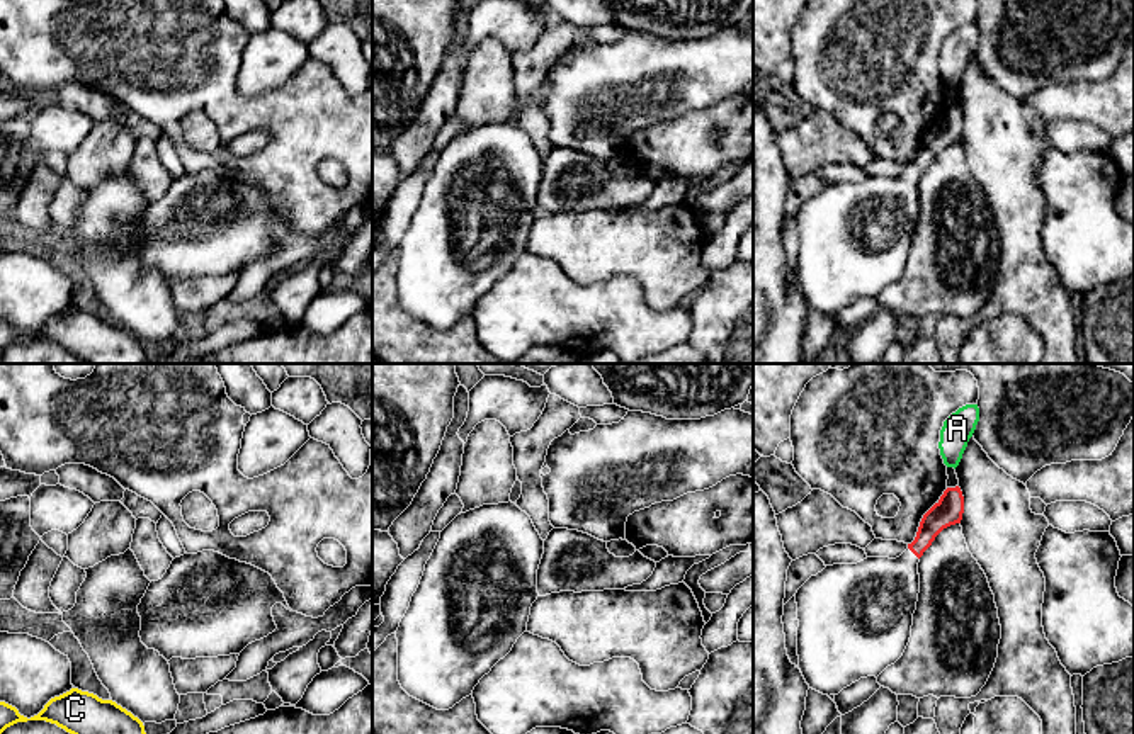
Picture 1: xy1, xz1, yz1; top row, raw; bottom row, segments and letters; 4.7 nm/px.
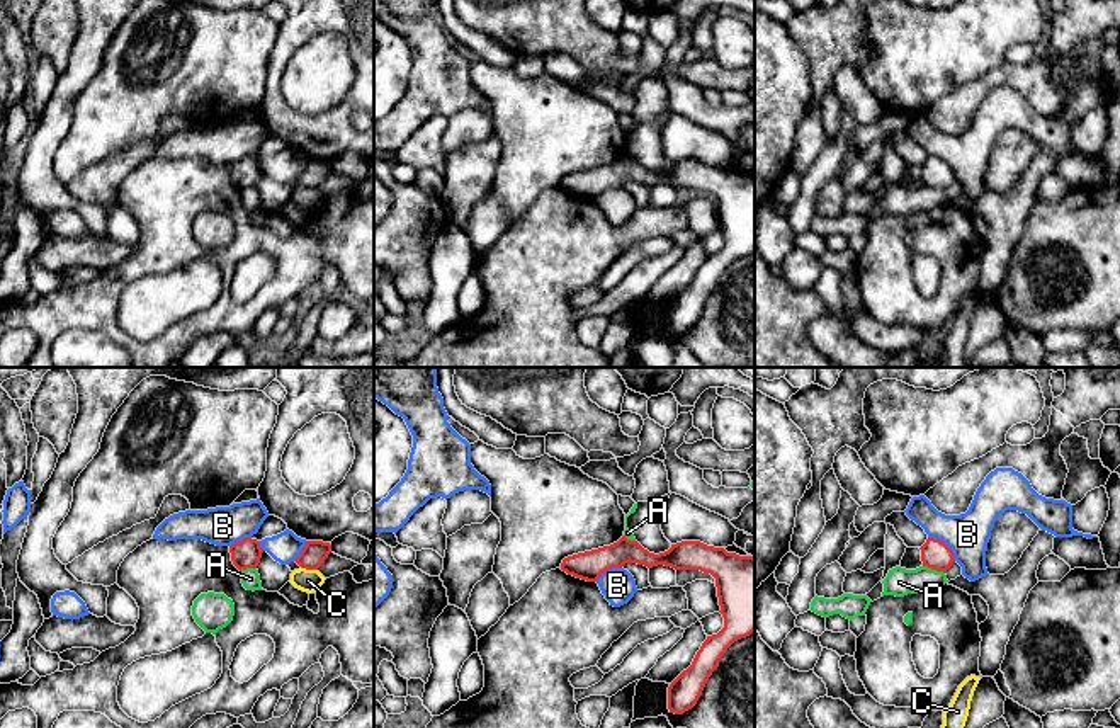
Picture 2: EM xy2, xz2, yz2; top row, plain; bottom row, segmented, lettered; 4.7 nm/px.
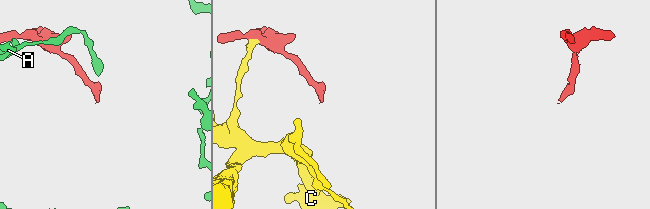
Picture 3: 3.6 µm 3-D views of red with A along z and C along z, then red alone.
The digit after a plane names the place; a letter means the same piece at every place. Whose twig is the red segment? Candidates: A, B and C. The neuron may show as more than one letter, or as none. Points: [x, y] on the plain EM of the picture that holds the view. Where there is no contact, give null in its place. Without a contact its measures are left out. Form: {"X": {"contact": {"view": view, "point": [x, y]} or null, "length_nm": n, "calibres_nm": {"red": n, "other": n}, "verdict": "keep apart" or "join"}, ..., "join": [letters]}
{"A": {"contact": {"view": "yz2", "point": [933, 187]}, "length_nm": 110, "calibres_nm": {"red": 140, "other": 140}, "verdict": "keep apart"}, "B": {"contact": {"view": "yz2", "point": [945, 164]}, "length_nm": 180, "calibres_nm": {"red": 140, "other": 200}, "verdict": "keep apart"}, "C": {"contact": {"view": "xy2", "point": [310, 187]}, "length_nm": 80, "calibres_nm": {"red": 120, "other": 110}, "verdict": "keep apart"}, "join": []}

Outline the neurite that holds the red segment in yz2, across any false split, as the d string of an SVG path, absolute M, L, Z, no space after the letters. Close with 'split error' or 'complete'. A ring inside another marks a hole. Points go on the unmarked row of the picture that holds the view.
M928 156L919 167L923 185L936 191L947 191L955 180L953 170L940 158Z; complete

